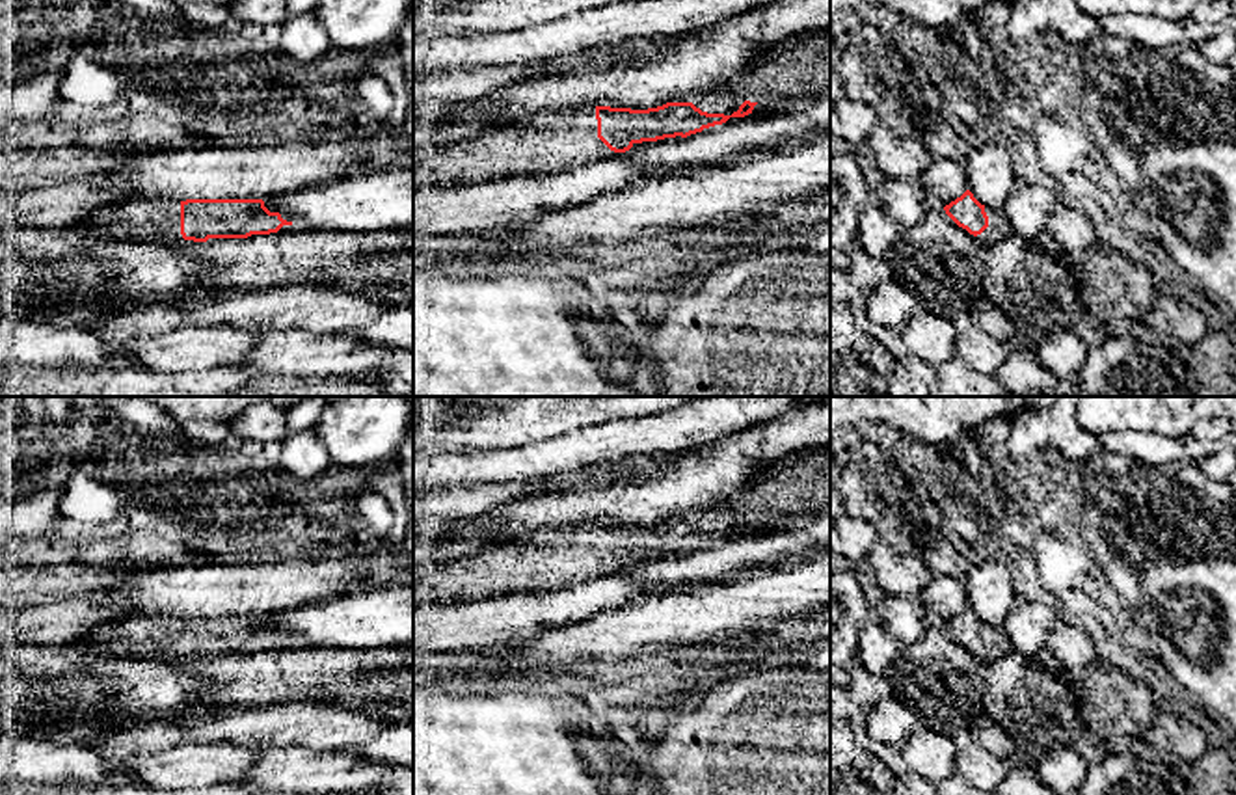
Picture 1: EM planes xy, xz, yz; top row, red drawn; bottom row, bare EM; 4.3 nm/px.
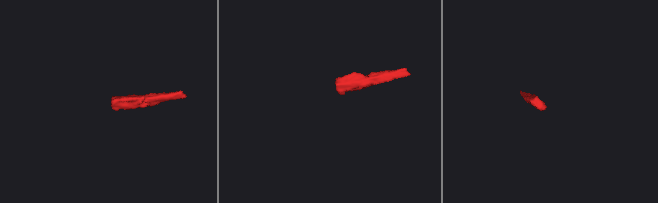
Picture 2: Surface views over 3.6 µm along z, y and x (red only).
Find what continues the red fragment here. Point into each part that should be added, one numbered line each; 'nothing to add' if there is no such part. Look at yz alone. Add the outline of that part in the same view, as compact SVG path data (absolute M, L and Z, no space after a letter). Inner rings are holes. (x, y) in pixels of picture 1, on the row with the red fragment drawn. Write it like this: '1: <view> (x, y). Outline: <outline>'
1: yz (1000, 228). Outline: M985 207L985 212L988 216L988 227L981 235L975 236L981 246L996 244L1013 235L1013 225L1009 218L1005 216L1003 209L994 210L994 209Z

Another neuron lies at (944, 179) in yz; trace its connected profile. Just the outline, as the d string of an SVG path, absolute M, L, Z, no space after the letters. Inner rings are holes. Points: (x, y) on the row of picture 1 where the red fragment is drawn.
M933 158L920 181L940 207L949 205L968 190L968 177L962 164L947 158Z

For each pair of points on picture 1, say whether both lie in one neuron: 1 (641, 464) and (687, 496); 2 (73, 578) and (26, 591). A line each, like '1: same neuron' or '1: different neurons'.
1: different neurons
2: same neuron

